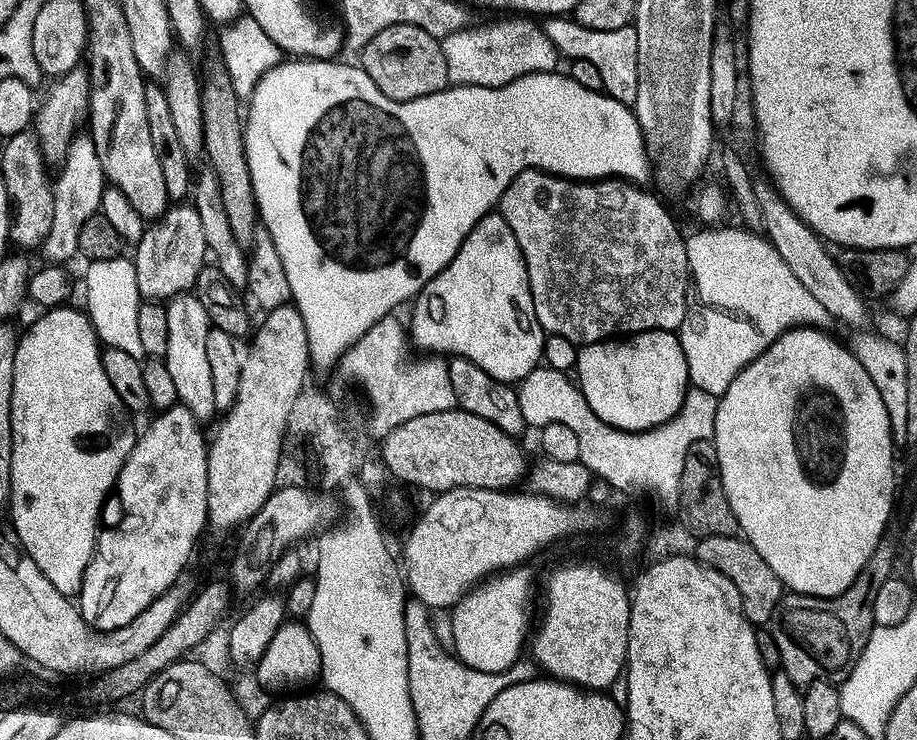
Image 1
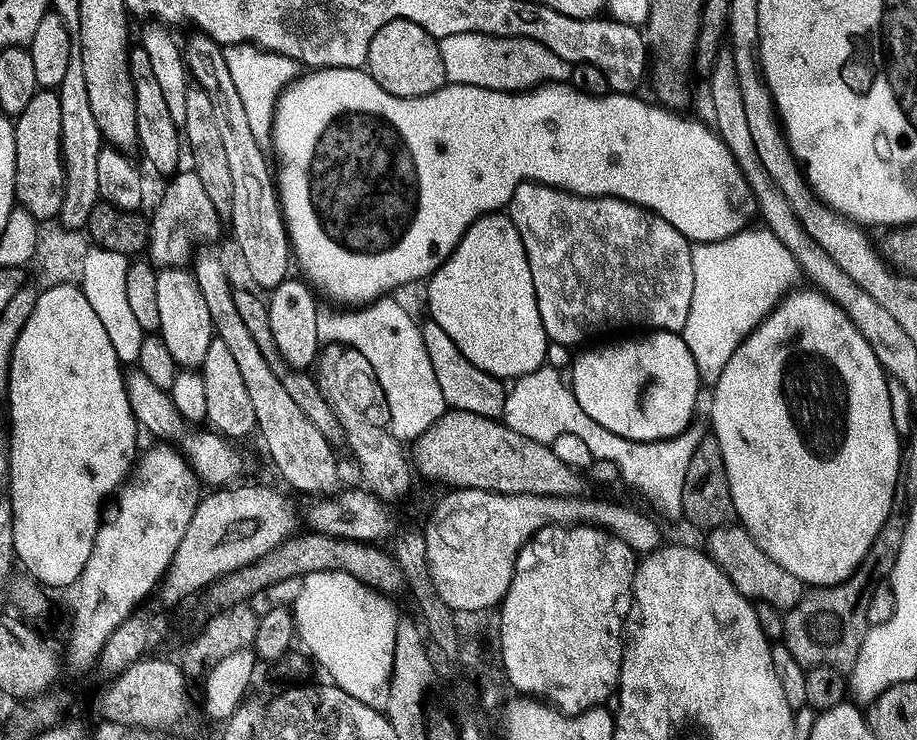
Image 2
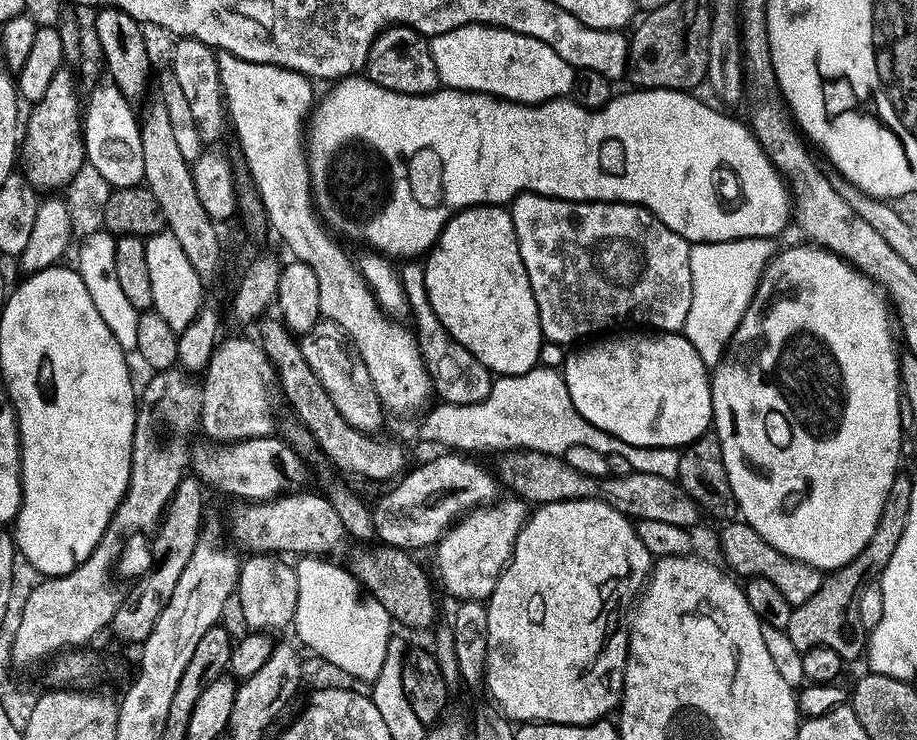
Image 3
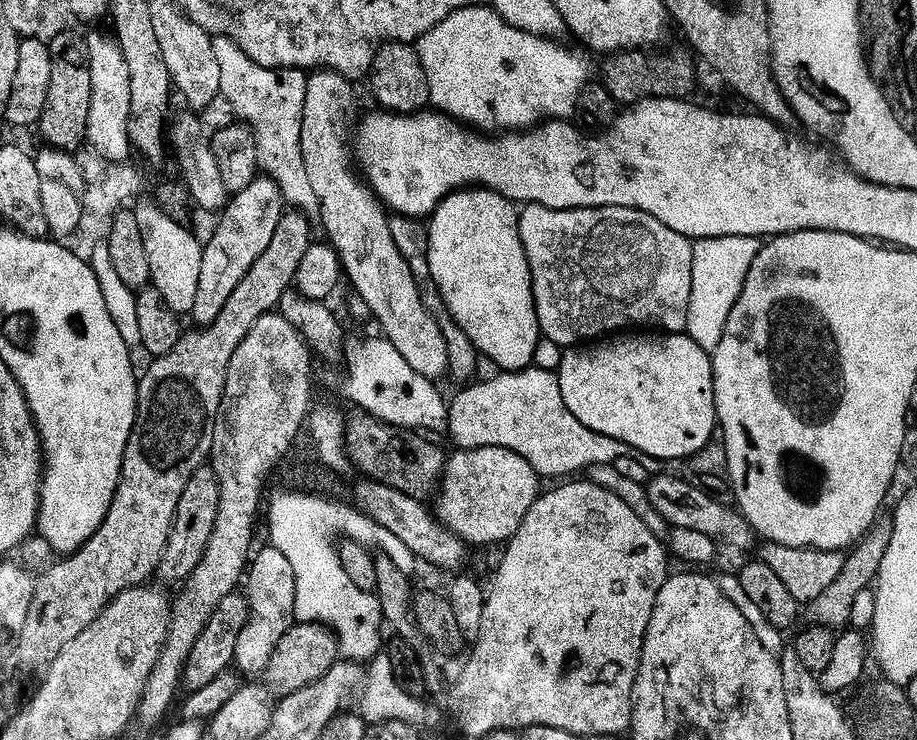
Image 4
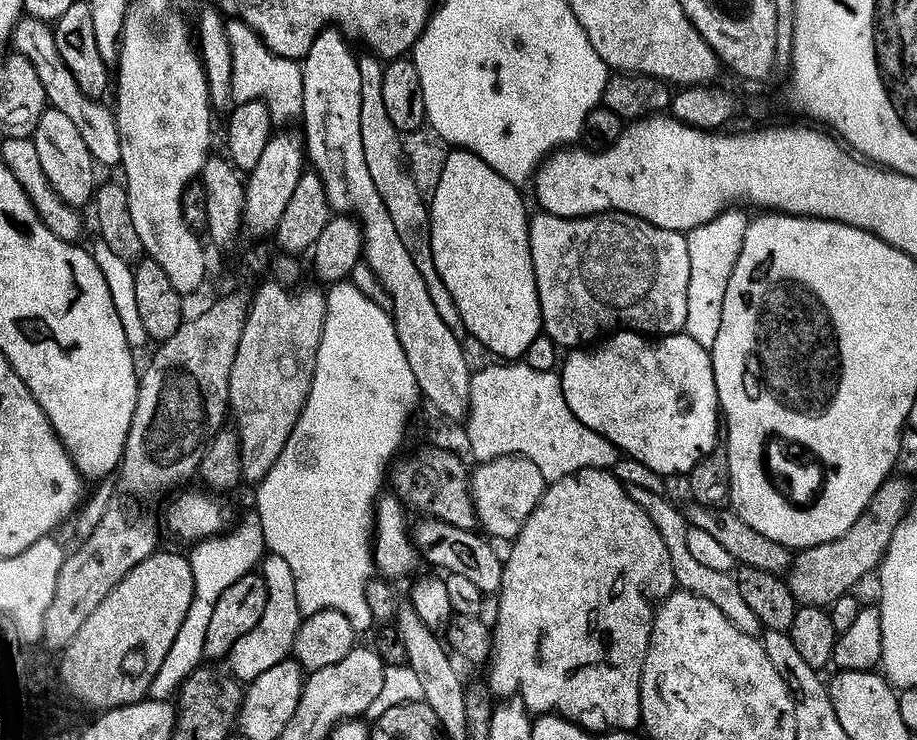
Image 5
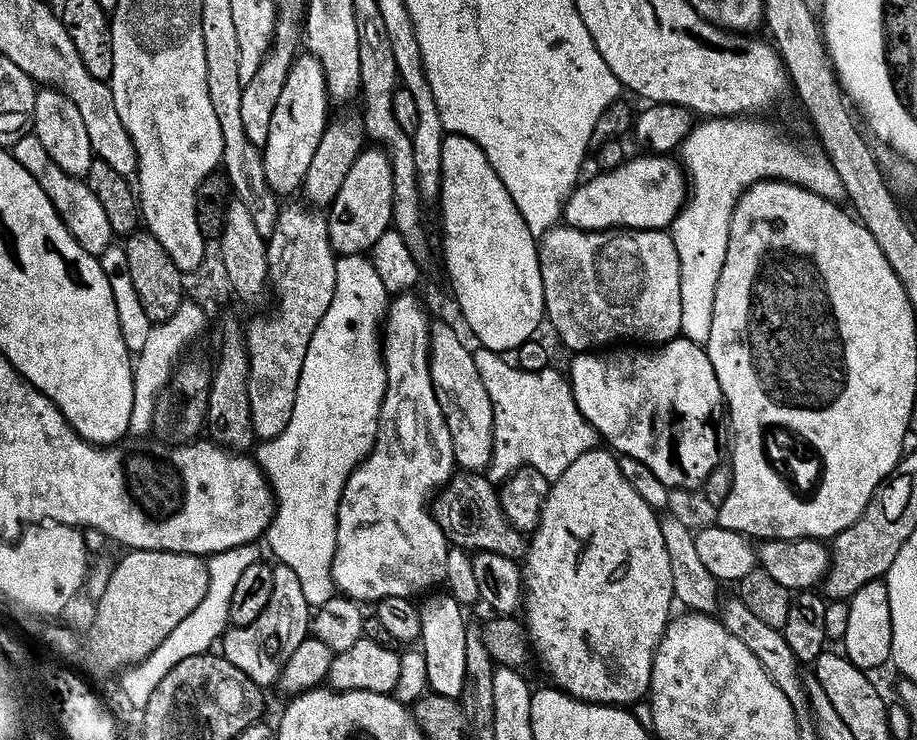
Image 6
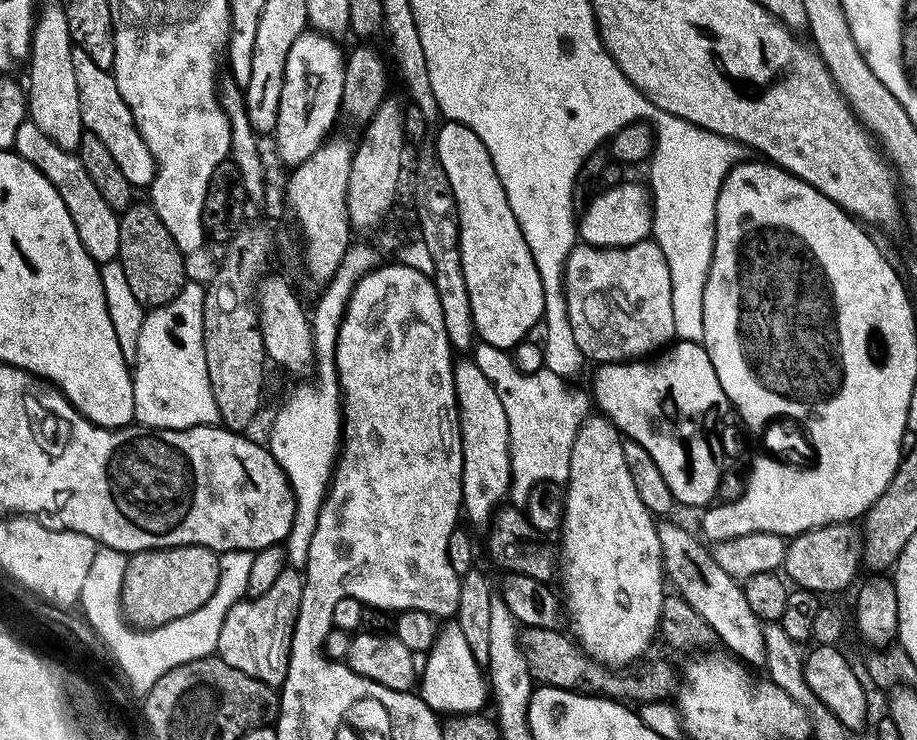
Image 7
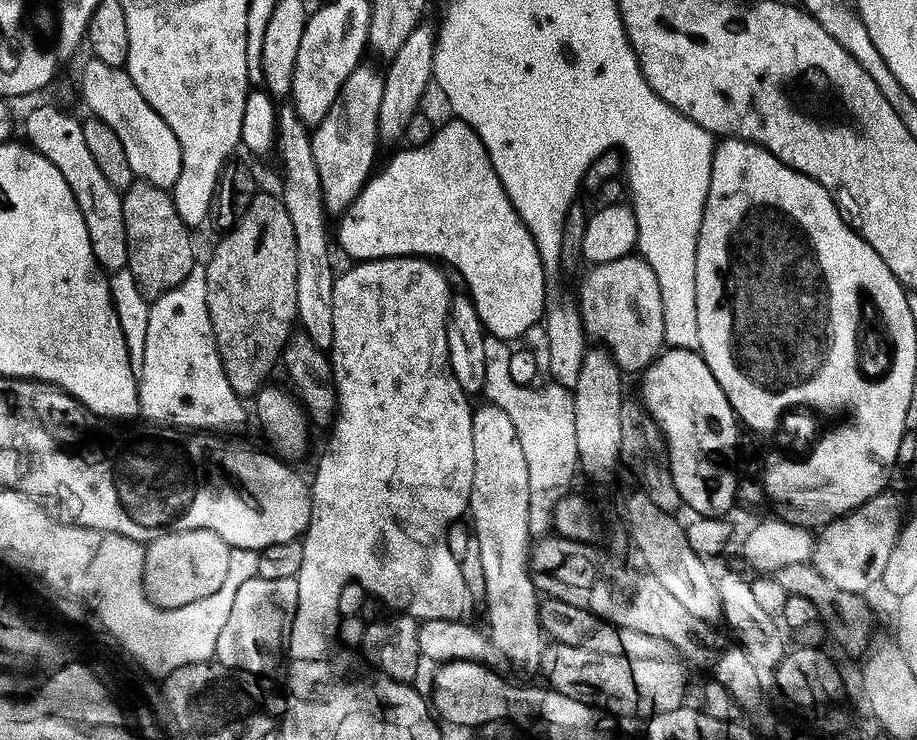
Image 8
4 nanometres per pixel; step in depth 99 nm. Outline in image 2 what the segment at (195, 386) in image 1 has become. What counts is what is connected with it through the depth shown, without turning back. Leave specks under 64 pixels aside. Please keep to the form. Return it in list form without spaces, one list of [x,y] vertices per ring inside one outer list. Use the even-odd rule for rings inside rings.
[[[183,267],[165,268],[156,272],[158,286],[158,334],[166,342],[166,350],[170,352],[176,365],[184,370],[196,370],[206,358],[206,350],[210,350],[210,342],[214,339],[210,306],[206,306],[206,298],[202,298],[202,290],[198,290],[198,282],[191,271]]]

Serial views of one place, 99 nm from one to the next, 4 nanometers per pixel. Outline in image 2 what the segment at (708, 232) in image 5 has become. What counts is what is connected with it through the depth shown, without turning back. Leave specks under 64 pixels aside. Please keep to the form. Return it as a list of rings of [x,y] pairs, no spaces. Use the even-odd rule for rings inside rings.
[[[763,226],[727,236],[714,242],[696,244],[692,249],[694,262],[694,298],[690,298],[690,314],[683,330],[684,341],[694,358],[705,385],[714,386],[730,362],[730,354],[755,330],[757,324],[780,303],[782,297],[793,287],[792,279],[798,276],[796,260],[778,238]]]

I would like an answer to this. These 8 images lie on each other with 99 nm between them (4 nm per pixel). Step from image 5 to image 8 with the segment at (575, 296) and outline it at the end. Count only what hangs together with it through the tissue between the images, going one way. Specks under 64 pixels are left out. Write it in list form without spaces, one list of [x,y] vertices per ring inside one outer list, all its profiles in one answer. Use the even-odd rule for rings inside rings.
[[[639,254],[623,256],[614,262],[602,262],[587,269],[578,292],[578,311],[583,331],[592,336],[597,345],[603,346],[612,355],[621,373],[643,373],[651,366],[665,347],[664,323],[662,322],[662,294],[658,290],[658,278],[644,257]]]

